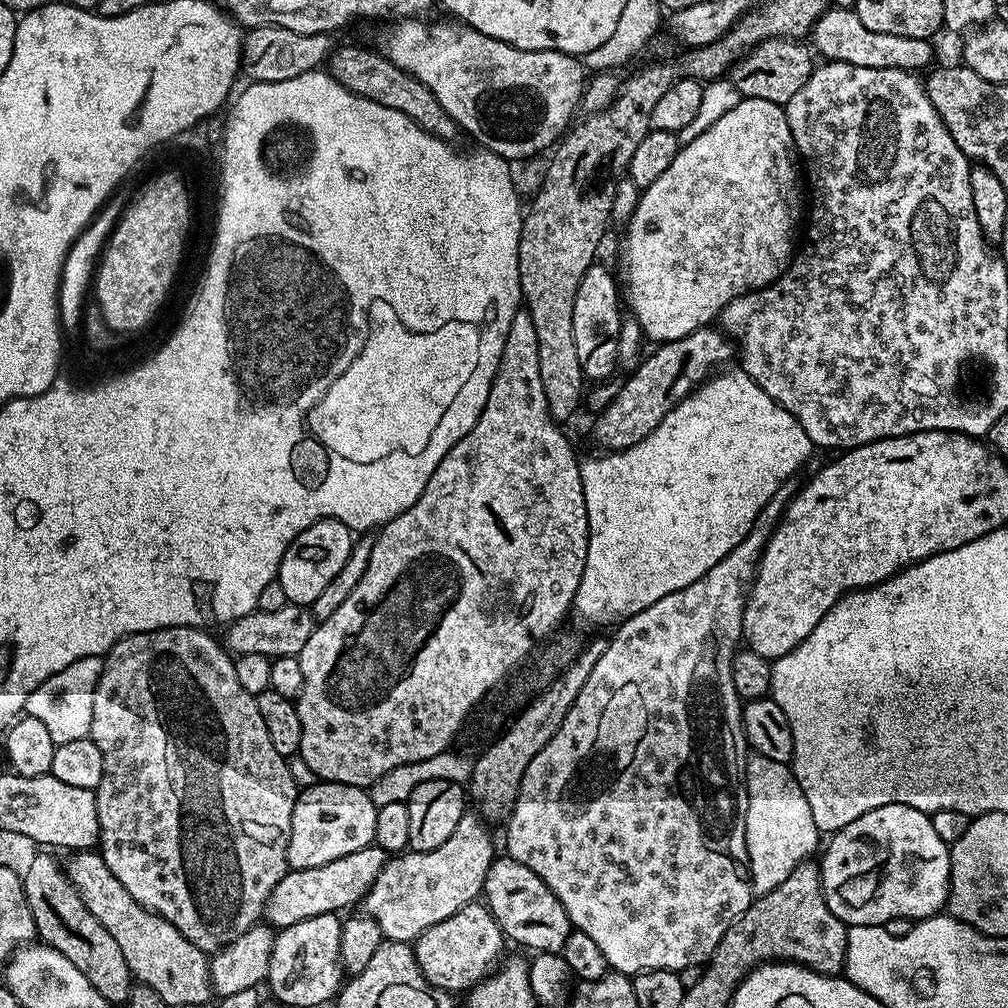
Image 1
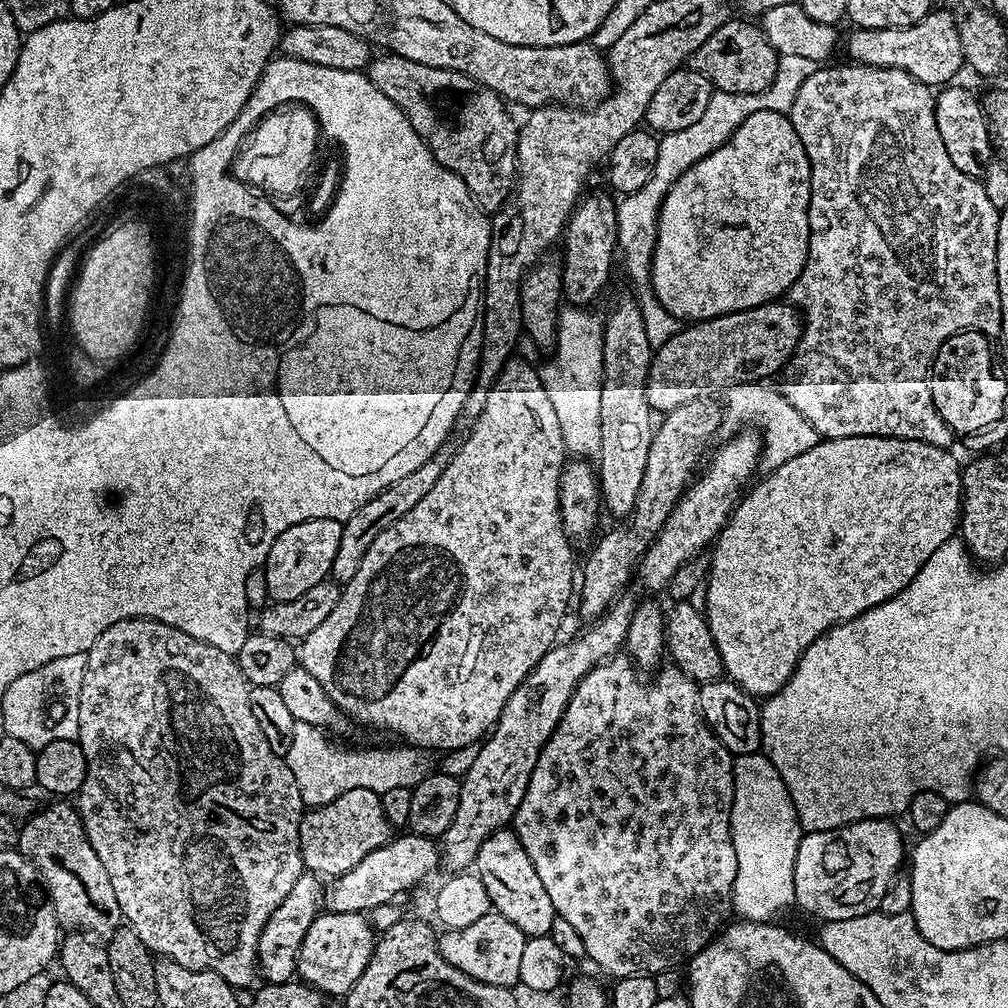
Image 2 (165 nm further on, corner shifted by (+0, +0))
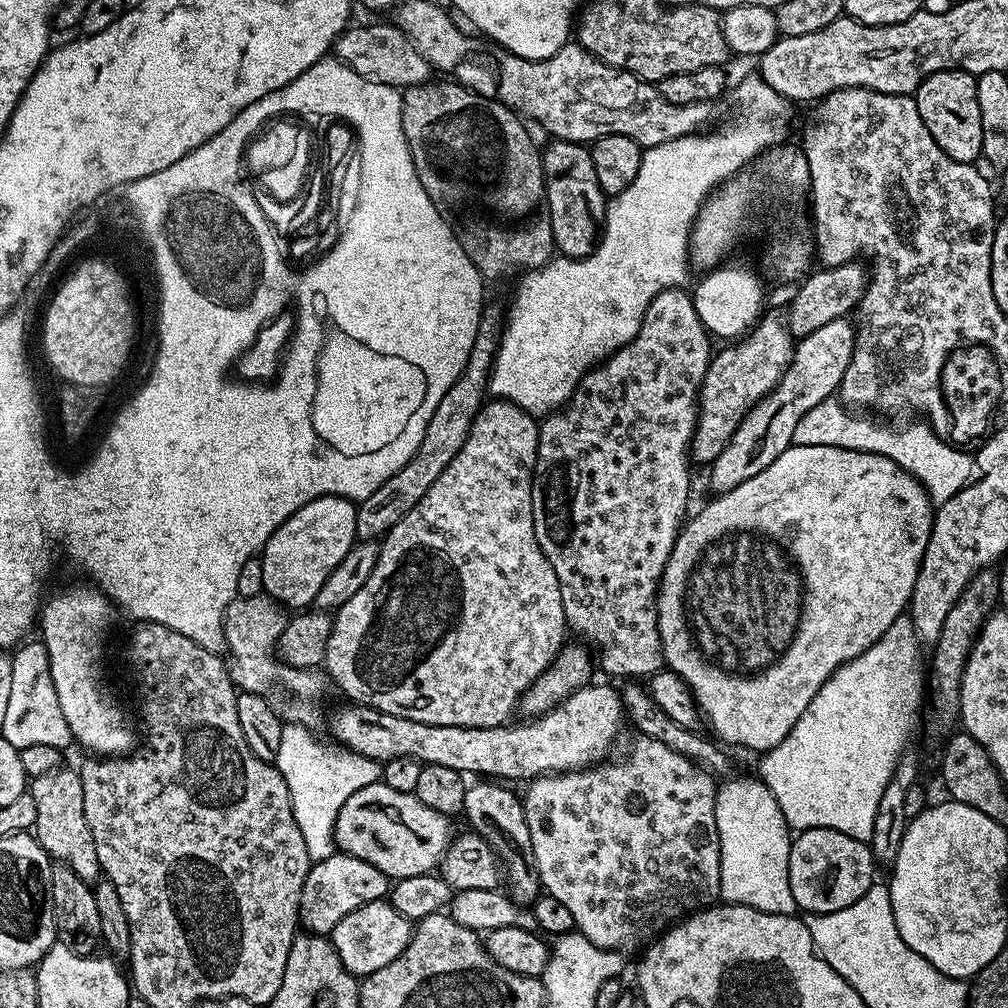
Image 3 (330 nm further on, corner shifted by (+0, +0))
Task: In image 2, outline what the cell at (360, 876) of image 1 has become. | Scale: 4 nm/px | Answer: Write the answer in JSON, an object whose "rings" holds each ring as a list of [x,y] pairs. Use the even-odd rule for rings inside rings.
{"rings":[[[408,830],[403,834],[393,835],[378,850],[370,850],[358,866],[346,870],[346,874],[333,876],[324,888],[323,907],[329,912],[362,912],[374,910],[374,906],[382,906],[382,902],[390,902],[400,898],[403,892],[420,884],[432,871],[442,864],[442,852],[437,841],[430,836],[420,836]]]}

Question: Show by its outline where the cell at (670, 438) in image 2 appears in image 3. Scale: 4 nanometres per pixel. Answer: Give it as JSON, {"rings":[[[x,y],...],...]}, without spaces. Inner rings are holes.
{"rings":[[[769,311],[761,315],[755,327],[743,338],[729,343],[713,355],[706,370],[706,378],[700,384],[700,398],[696,414],[696,429],[692,435],[690,456],[704,466],[711,466],[726,450],[734,430],[746,418],[748,411],[766,394],[778,386],[782,374],[792,361],[794,337],[788,328],[787,319],[779,311]]]}

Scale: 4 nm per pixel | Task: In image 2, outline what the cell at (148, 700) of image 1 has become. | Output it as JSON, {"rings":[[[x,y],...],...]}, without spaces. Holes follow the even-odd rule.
{"rings":[[[130,618],[122,622],[114,622],[114,626],[106,626],[106,630],[102,630],[102,634],[98,634],[98,642],[94,642],[94,646],[90,646],[87,653],[86,674],[82,674],[82,698],[78,698],[78,730],[80,731],[78,739],[82,746],[82,754],[86,754],[86,778],[78,793],[78,801],[80,800],[78,811],[80,821],[84,823],[90,846],[94,846],[94,854],[98,854],[98,859],[106,868],[107,877],[110,878],[110,886],[114,886],[114,898],[118,898],[120,915],[138,934],[138,938],[142,938],[142,942],[148,947],[148,951],[157,957],[173,960],[178,962],[178,966],[189,968],[195,972],[213,972],[232,985],[233,988],[243,990],[255,976],[258,976],[256,951],[258,950],[258,938],[266,926],[266,918],[270,918],[270,914],[274,914],[274,910],[278,910],[278,906],[282,906],[282,898],[286,898],[286,894],[290,894],[290,890],[294,890],[298,878],[306,871],[304,859],[300,853],[300,818],[306,811],[306,805],[300,796],[298,782],[290,770],[287,759],[274,754],[274,750],[270,750],[270,742],[266,742],[266,737],[262,735],[262,729],[259,728],[258,722],[254,719],[254,713],[250,711],[248,679],[242,674],[235,656],[210,646],[205,640],[199,640],[182,630],[178,630],[172,624],[147,620],[146,618]]]}

